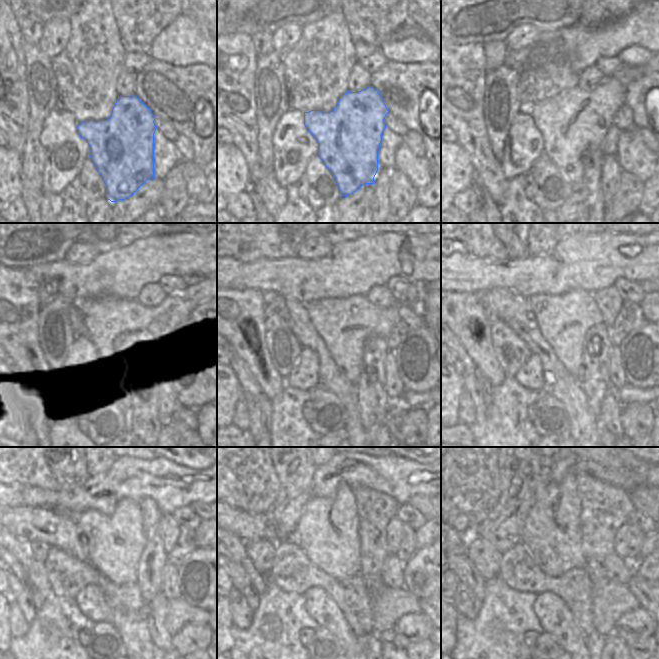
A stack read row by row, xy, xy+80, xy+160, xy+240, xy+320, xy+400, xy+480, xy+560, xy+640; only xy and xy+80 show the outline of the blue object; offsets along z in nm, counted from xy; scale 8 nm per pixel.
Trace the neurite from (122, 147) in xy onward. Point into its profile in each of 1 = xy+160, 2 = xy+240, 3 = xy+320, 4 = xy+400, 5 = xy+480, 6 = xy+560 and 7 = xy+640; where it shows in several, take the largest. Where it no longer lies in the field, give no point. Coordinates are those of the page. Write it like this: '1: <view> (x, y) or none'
1: xy+160 (570, 123)
2: xy+240 (122, 332)
3: xy+320 (344, 324)
4: xy+400 (564, 320)
5: xy+480 (115, 542)
6: xy+560 (327, 532)
7: xy+640 (551, 533)

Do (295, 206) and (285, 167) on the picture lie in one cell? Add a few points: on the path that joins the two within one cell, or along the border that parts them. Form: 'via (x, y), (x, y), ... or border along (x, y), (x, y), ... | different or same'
border along (295, 183), (286, 188) | different

